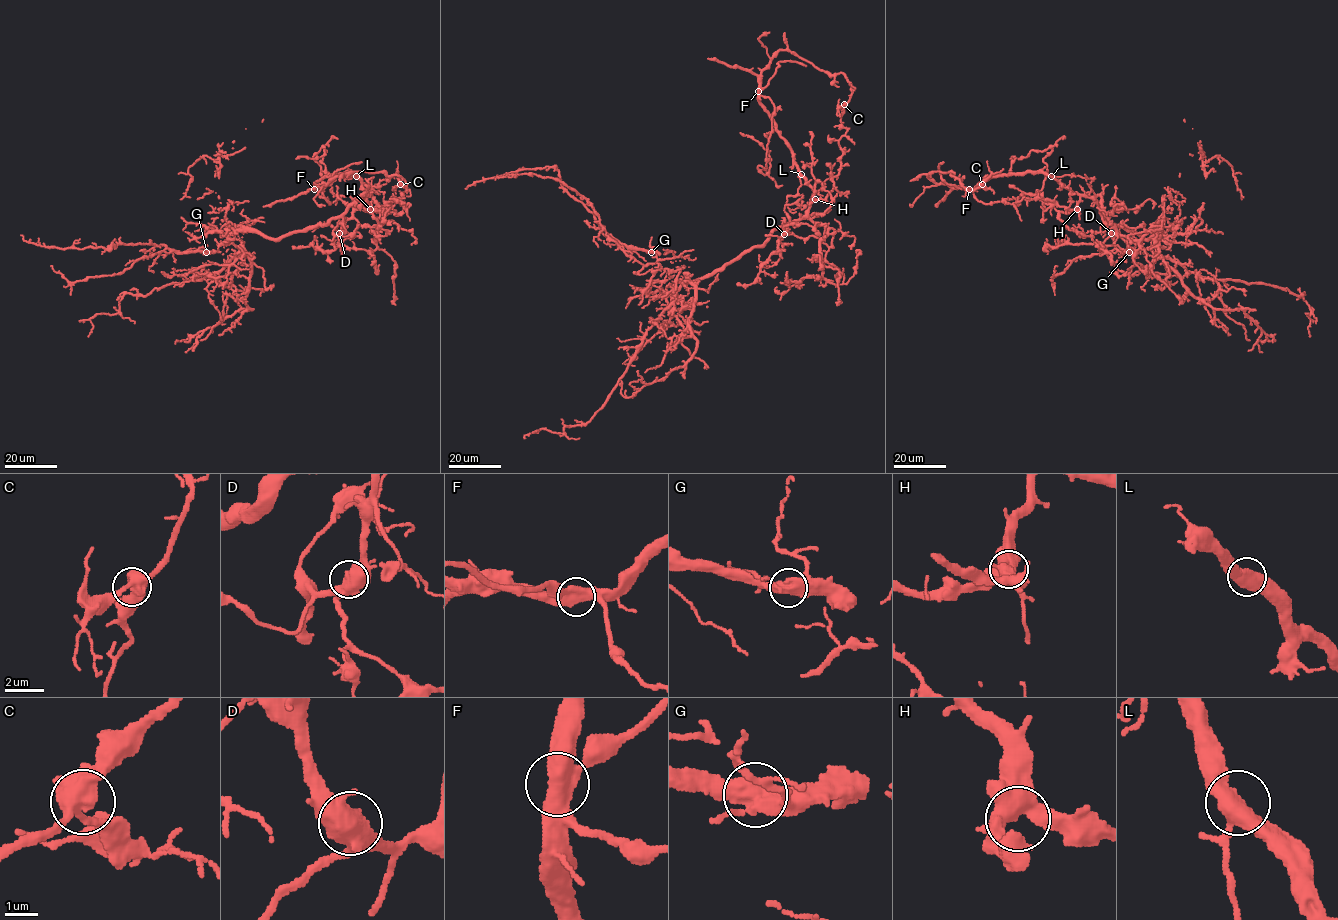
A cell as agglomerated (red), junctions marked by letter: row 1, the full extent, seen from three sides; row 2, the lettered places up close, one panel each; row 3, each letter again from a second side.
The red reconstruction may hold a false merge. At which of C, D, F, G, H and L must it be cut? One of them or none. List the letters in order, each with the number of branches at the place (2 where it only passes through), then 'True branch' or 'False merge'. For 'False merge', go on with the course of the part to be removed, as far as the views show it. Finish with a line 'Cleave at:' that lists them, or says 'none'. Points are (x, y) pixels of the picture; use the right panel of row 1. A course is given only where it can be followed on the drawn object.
C: Branches: 3. True branch
D: Branches: 3. True branch
F: Branches: 3. True branch
G: Branches: 3. True branch
H: Branches: 3. True branch
L: Branches: 3. True branch
Cleave at: none

